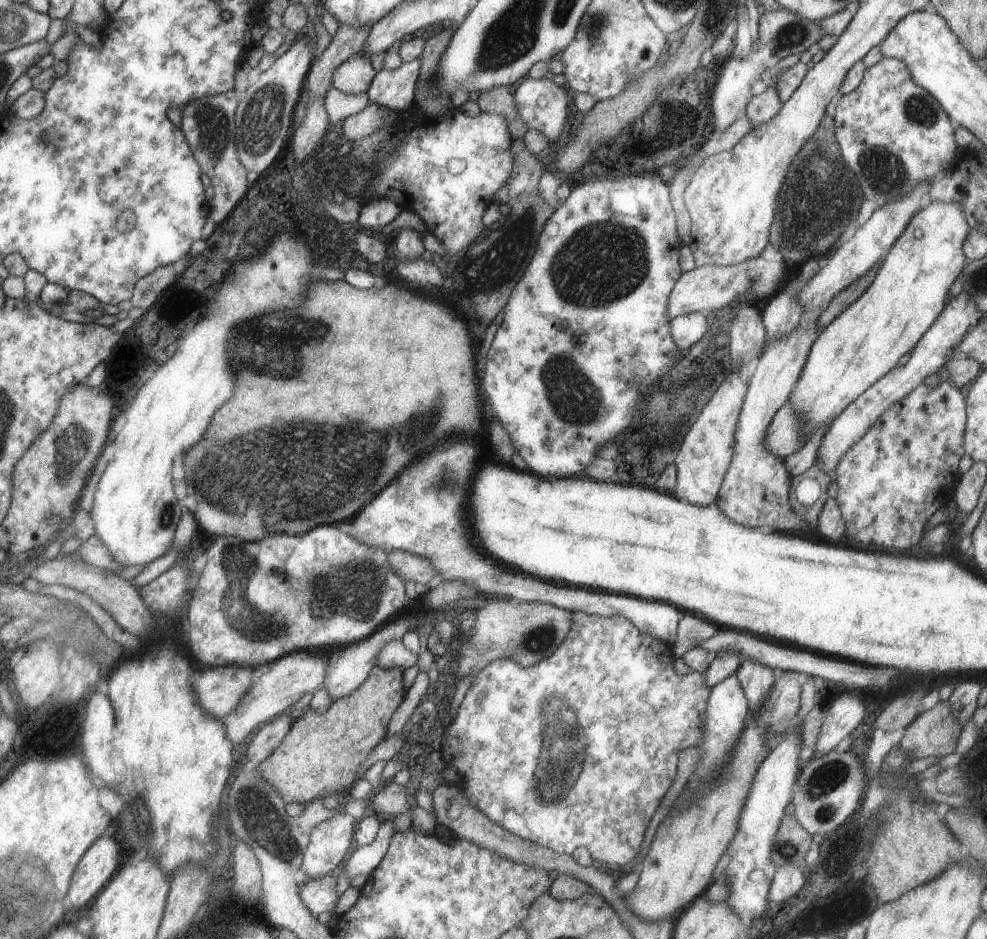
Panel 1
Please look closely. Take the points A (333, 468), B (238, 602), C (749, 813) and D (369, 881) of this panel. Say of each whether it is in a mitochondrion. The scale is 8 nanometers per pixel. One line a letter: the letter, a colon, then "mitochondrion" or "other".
A: mitochondrion
B: mitochondrion
C: other
D: other

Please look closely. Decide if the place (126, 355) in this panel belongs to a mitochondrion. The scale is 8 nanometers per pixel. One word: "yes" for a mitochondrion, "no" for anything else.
no

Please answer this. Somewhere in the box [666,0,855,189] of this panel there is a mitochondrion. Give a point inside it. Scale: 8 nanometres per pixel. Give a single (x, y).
(791, 34)

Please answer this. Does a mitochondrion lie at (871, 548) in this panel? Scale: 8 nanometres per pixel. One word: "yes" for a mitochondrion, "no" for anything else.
no

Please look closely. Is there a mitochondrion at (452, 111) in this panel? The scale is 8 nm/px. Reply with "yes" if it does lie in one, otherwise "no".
no

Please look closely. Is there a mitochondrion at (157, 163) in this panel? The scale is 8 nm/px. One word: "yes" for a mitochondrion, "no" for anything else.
no

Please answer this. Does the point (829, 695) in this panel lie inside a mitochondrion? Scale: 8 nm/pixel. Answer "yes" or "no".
no

